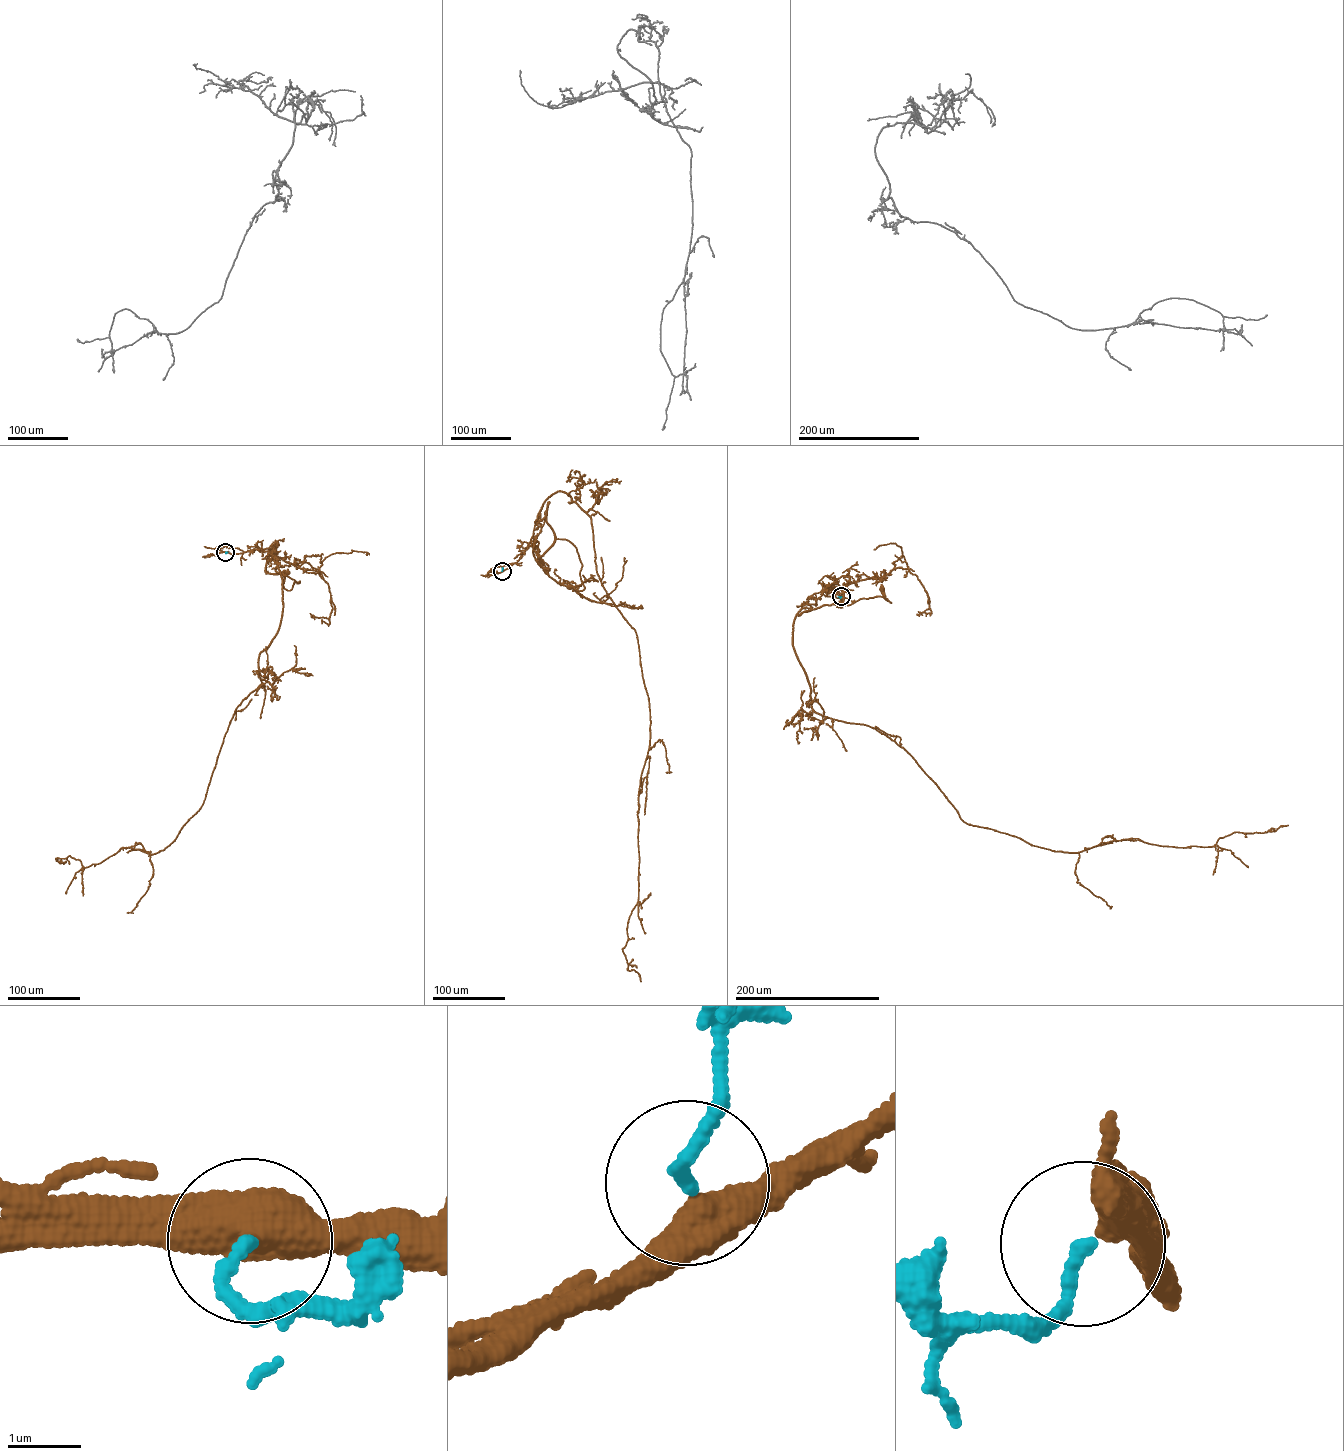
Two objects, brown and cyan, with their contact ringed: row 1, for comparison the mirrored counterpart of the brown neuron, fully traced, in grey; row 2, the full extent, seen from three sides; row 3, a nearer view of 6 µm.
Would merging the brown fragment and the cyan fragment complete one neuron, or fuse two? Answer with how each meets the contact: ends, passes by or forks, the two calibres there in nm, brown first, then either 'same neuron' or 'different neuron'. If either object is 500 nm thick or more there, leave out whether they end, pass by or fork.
550 nm thick on the brown side, 190 nm on the other; same neuron

